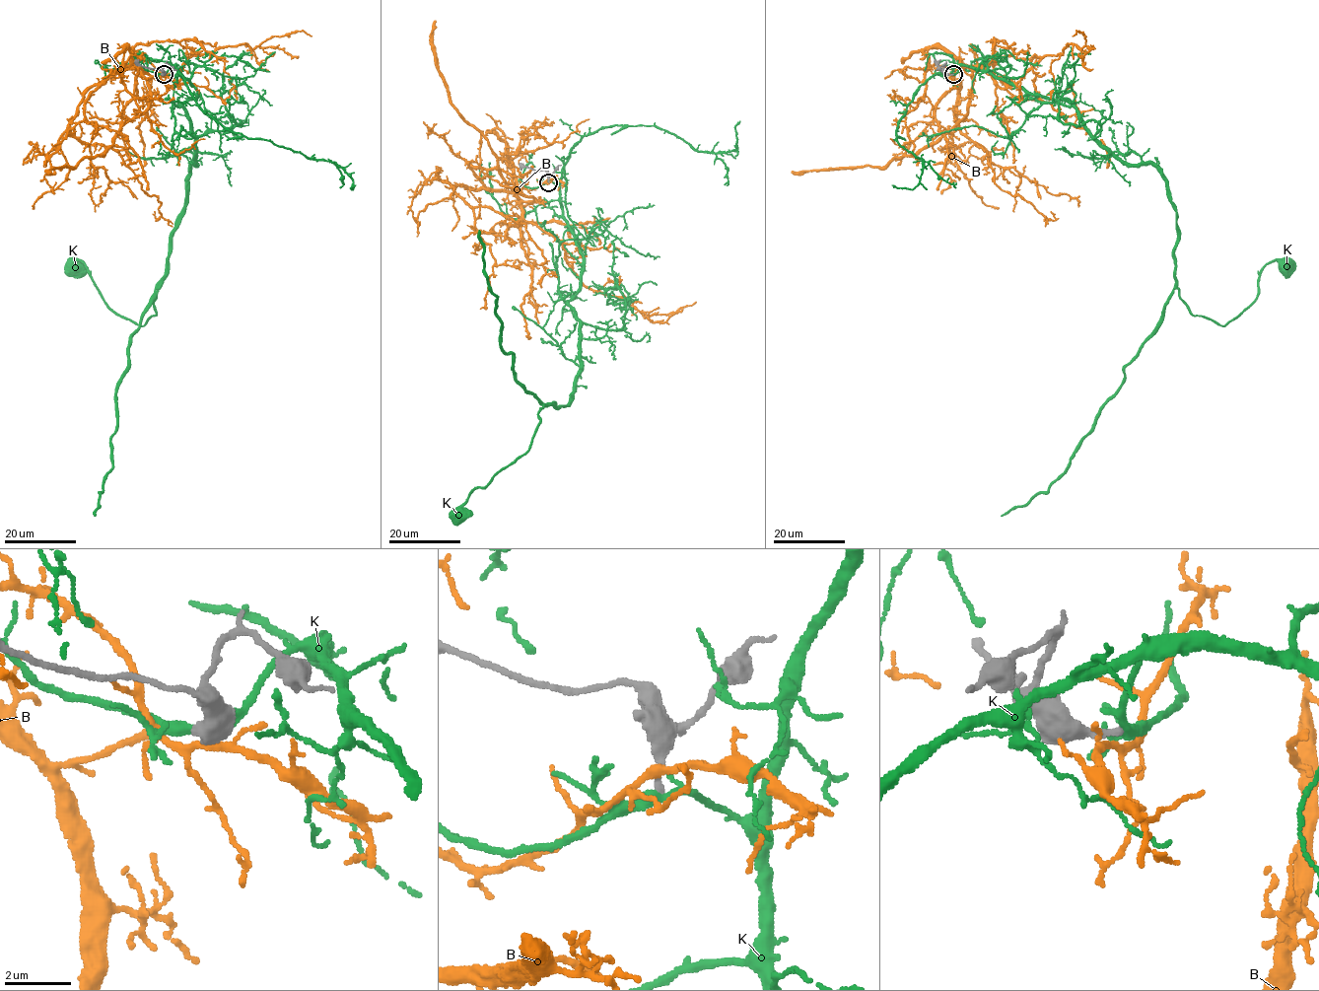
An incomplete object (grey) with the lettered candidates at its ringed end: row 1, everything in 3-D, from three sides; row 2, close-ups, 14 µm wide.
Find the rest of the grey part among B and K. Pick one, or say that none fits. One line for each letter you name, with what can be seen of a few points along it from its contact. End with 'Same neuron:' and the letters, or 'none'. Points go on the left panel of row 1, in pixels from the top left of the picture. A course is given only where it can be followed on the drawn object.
Same neuron: none

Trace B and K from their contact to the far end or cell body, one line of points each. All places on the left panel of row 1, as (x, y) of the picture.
B: (164, 76), (135, 58), (85, 93), (69, 128), (88, 145), (113, 148), (161, 203), (157, 220), (154, 211)
K: (164, 74), (175, 66), (198, 94), (183, 105), (196, 165), (156, 315), (117, 316), (75, 267)

